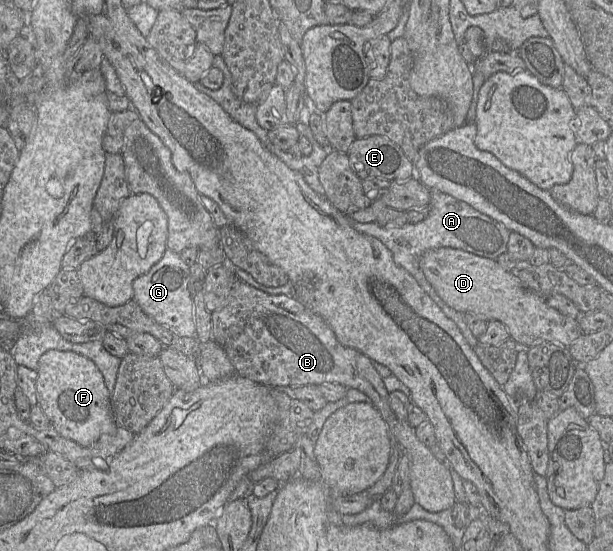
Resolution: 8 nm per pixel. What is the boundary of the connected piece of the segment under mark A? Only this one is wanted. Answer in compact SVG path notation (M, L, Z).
M430 189L430 195L430 212L421 222L416 224L407 223L402 227L396 228L381 227L375 222L353 223L353 227L359 233L377 238L390 250L395 263L415 278L421 288L440 307L442 312L457 325L467 343L474 349L478 344L478 340L468 327L464 314L449 307L437 295L420 268L420 259L430 249L450 247L496 260L497 257L507 251L507 243L511 231L502 223L475 210L469 204L453 196L432 189Z

